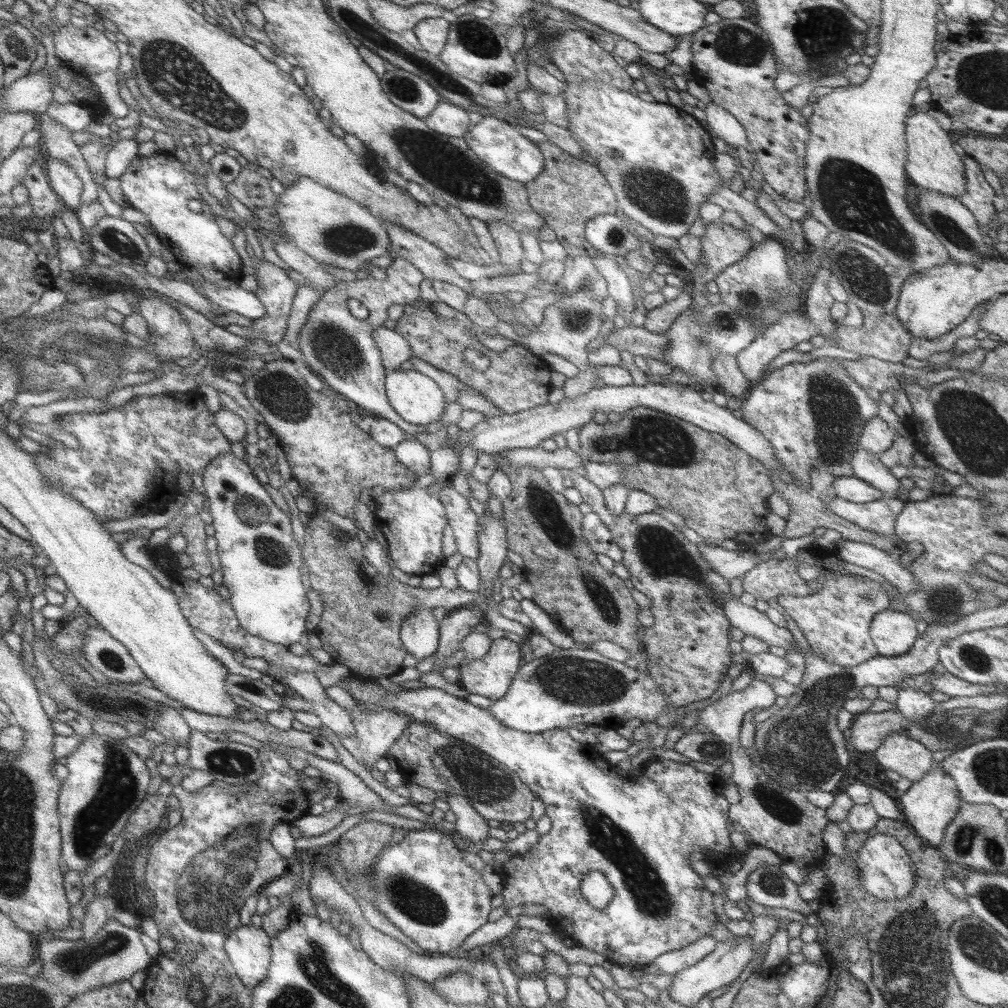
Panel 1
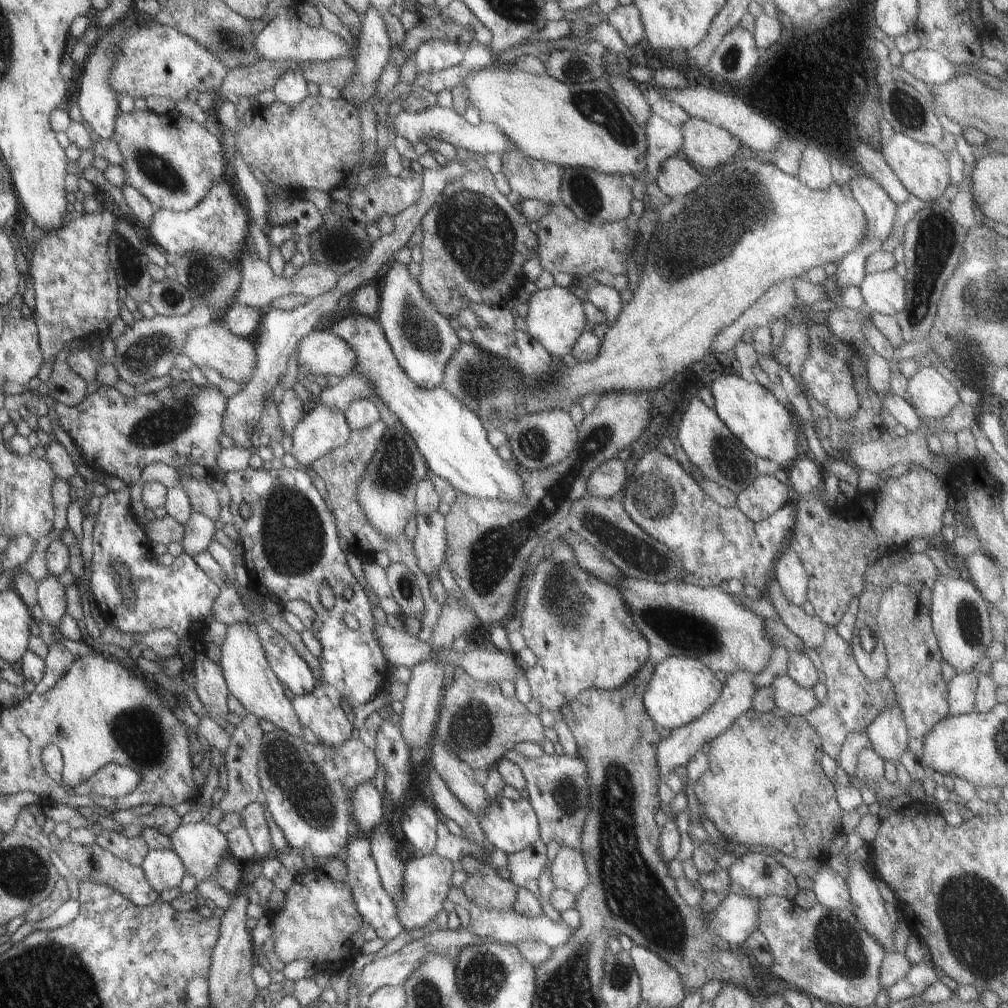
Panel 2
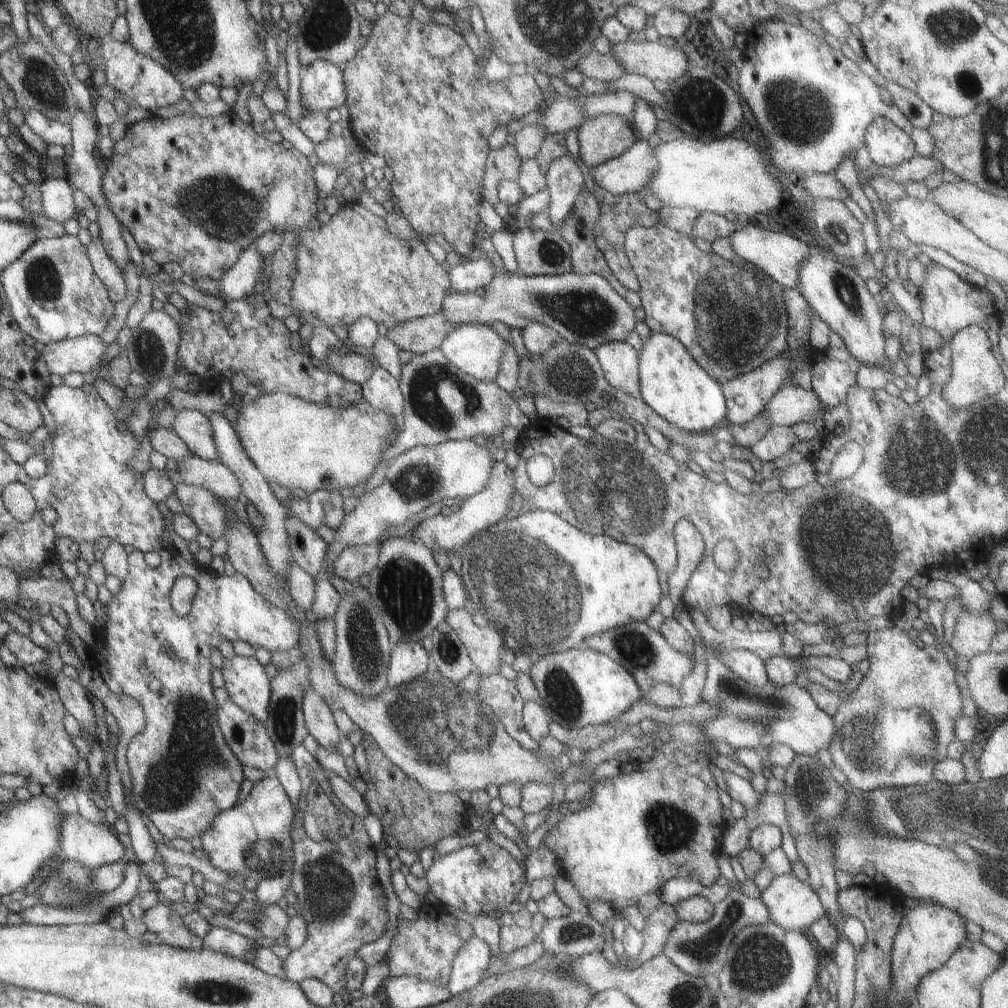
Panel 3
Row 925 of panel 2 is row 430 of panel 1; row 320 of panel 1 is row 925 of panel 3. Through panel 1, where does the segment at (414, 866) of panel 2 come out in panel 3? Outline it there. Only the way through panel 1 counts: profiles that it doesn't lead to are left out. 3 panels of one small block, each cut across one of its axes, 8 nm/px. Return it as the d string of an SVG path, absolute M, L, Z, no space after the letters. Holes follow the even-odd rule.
M301 744L301 746L295 746L291 756L289 756L299 772L299 780L301 780L301 796L307 794L307 790L317 784L323 794L327 796L327 800L339 808L349 820L351 820L351 832L345 836L345 838L339 838L335 842L315 842L311 840L307 834L305 834L305 828L303 828L303 822L301 822L301 812L295 812L293 814L293 830L291 830L291 840L293 840L293 854L291 854L291 890L297 898L295 902L295 908L297 908L297 914L303 916L305 924L307 924L307 936L305 936L305 942L297 948L297 950L291 950L289 956L283 960L283 980L289 980L293 984L299 984L307 978L315 978L319 982L323 982L327 988L331 988L335 994L343 996L345 998L345 966L349 960L355 958L355 952L357 948L361 948L363 944L371 944L375 942L383 930L385 930L385 924L387 924L387 912L385 912L385 904L381 904L381 890L379 890L379 880L377 880L377 874L375 874L375 850L373 850L373 844L369 842L367 834L365 834L365 828L363 828L363 822L359 816L355 816L351 810L347 810L339 798L333 794L331 786L329 786L329 780L327 776L323 774L323 768L321 764L307 752L307 748Z

